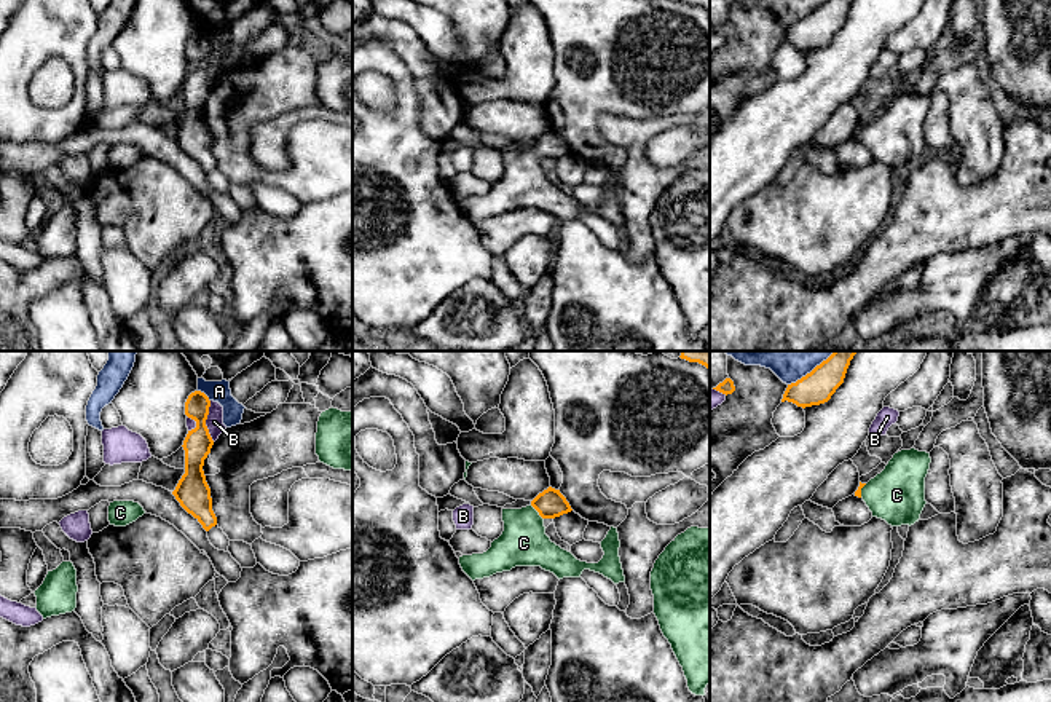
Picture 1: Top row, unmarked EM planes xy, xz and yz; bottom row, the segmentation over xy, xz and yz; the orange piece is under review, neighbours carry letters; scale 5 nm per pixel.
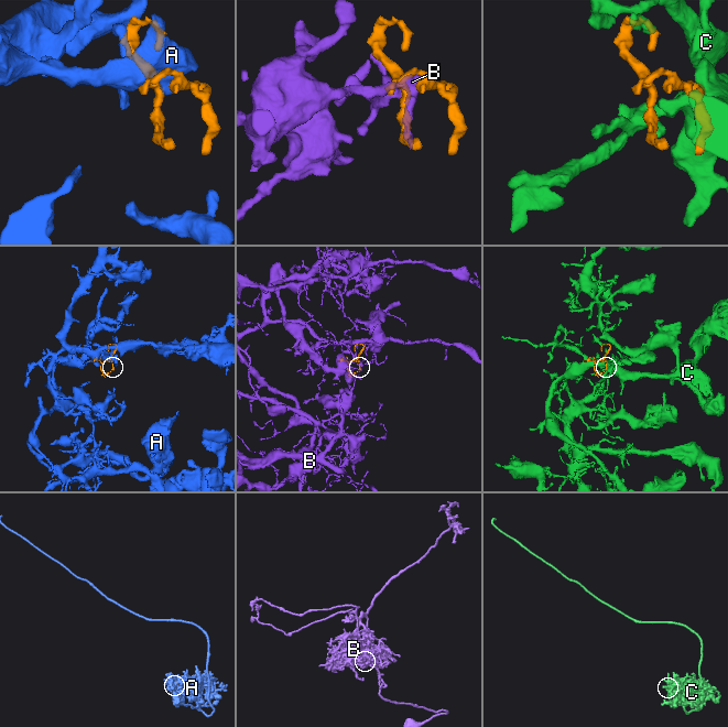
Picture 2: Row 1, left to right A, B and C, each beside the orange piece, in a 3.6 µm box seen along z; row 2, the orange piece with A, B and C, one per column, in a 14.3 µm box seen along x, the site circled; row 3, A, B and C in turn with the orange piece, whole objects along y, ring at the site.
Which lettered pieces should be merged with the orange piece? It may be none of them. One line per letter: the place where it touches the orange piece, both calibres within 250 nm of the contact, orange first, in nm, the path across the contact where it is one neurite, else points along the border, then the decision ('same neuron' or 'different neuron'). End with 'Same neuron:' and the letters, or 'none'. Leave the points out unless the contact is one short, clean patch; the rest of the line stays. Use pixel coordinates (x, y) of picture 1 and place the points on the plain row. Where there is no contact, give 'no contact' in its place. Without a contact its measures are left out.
A: contact xy (204, 37); calibres 140 and 110 nm; different neuron
B: contact xy (204, 64); calibres 140 and 90 nm; different neuron
C: contact xz (538, 153); calibres 150 and 240 nm; same neuron
Same neuron: C

